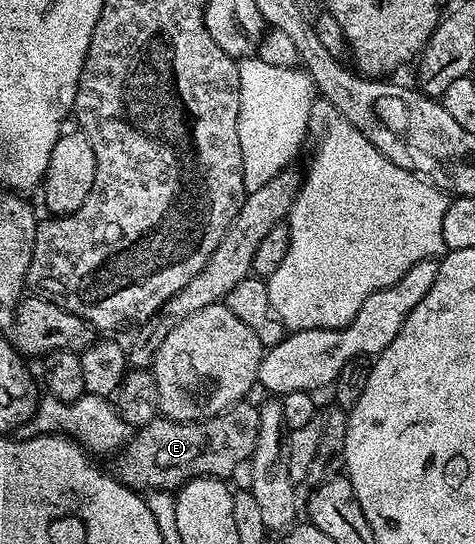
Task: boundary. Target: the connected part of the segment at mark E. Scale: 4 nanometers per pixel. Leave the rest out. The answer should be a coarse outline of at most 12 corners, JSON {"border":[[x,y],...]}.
{"border":[[259,409],[200,422],[157,416],[120,447],[137,492],[231,479],[251,459]]}

